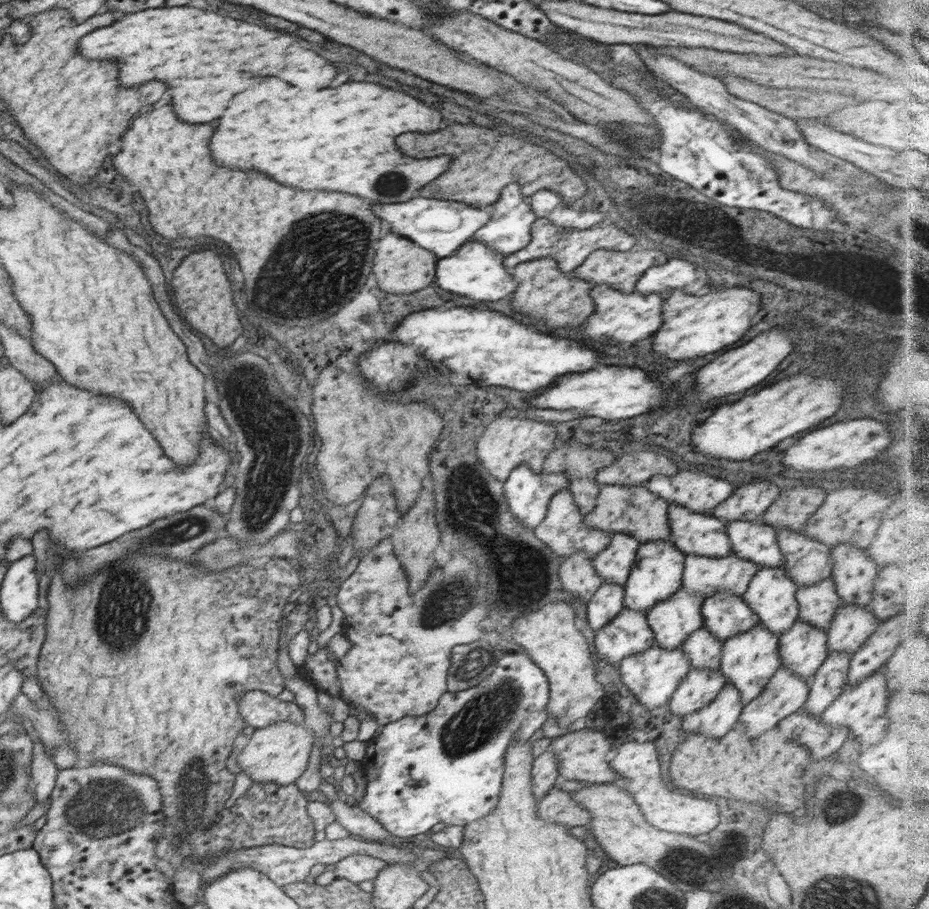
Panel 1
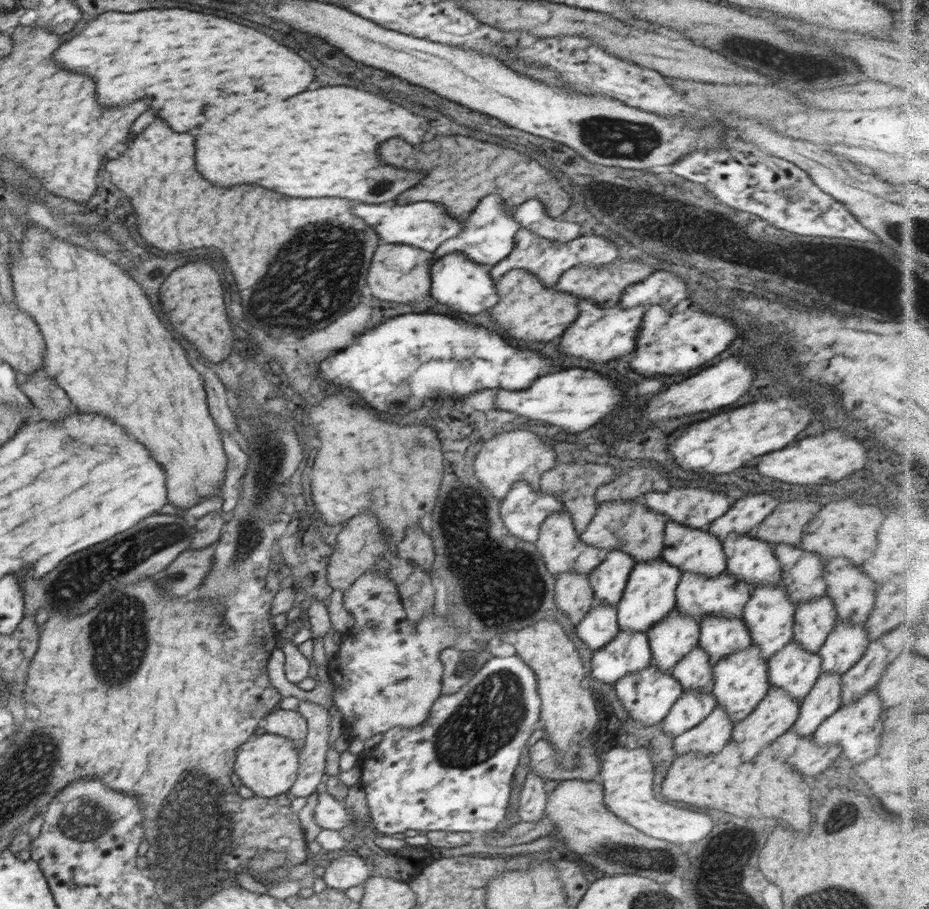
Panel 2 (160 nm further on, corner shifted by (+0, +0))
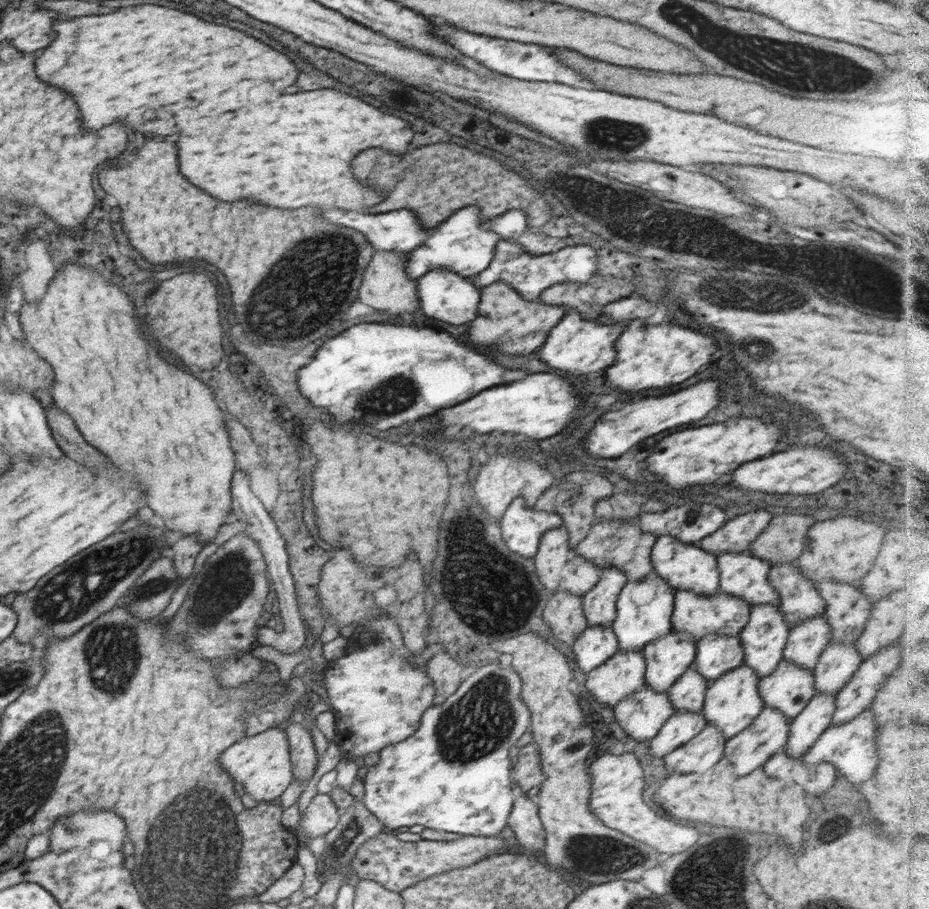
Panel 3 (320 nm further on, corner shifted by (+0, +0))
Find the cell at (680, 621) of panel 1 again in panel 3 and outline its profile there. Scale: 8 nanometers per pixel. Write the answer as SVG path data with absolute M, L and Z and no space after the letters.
M672 630L666 636L646 644L646 647L641 652L644 659L646 659L646 685L656 692L664 692L668 691L694 663L696 659L696 643L685 632Z

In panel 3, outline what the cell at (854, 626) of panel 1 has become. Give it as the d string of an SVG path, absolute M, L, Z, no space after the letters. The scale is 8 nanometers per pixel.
M832 640L812 670L817 693L819 691L836 695L862 662L862 655L856 650L854 640L850 645L842 645L841 641Z

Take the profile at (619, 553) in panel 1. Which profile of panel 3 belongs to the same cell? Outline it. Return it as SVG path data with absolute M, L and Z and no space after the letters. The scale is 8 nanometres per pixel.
M615 566L603 567L601 578L592 588L590 593L586 593L583 598L582 607L584 617L590 627L612 627L616 619L616 602L624 586L628 582L625 572Z

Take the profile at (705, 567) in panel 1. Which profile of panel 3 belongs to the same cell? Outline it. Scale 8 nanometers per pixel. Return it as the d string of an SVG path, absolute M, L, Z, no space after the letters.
M676 591L671 624L676 632L685 632L697 643L707 634L727 634L737 636L748 623L751 606L742 599L720 591L708 597L696 595L692 591Z

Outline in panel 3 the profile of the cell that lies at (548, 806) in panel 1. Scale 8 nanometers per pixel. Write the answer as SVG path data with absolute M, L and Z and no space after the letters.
M378 833L376 836L365 840L356 850L349 870L356 873L360 880L373 880L381 884L386 890L400 893L427 878L442 875L454 868L470 866L477 860L488 856L492 850L508 848L501 835L496 836L459 836L451 841L418 840L405 842L396 837L396 833Z

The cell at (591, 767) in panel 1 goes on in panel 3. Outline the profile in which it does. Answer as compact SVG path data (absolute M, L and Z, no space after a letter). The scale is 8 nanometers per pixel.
M535 742L525 744L517 757L511 779L519 786L517 792L527 792L545 779L540 764L539 746Z

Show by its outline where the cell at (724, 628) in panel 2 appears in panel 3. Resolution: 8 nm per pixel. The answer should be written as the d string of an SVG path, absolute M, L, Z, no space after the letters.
M707 634L696 643L695 669L708 682L743 664L741 639L727 634Z

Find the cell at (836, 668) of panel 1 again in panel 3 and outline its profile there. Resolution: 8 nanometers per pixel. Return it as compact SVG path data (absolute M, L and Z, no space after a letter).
M819 692L806 708L790 723L789 736L784 749L792 758L801 758L831 726L835 711L834 693Z

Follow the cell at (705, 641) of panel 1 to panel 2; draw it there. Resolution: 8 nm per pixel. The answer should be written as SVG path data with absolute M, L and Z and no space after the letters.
M694 647L686 657L671 670L671 675L681 682L683 692L708 693L713 689L713 666L706 651Z

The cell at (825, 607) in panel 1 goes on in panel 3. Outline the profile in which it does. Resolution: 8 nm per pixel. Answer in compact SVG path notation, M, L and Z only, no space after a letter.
M824 615L806 619L790 629L783 660L813 670L831 641L831 628Z

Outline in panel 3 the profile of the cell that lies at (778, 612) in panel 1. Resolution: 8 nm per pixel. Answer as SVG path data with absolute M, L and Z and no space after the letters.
M778 602L776 604L760 604L751 607L748 623L739 632L738 637L741 639L744 648L744 665L748 665L759 679L768 676L783 660L784 648L786 648L790 628L784 621L782 609Z

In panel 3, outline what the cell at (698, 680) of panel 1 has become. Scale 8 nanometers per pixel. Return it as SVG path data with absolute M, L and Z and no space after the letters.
M702 710L698 712L675 712L658 735L650 742L650 754L656 758L664 758L673 750L690 742L692 738L704 731L707 726Z

